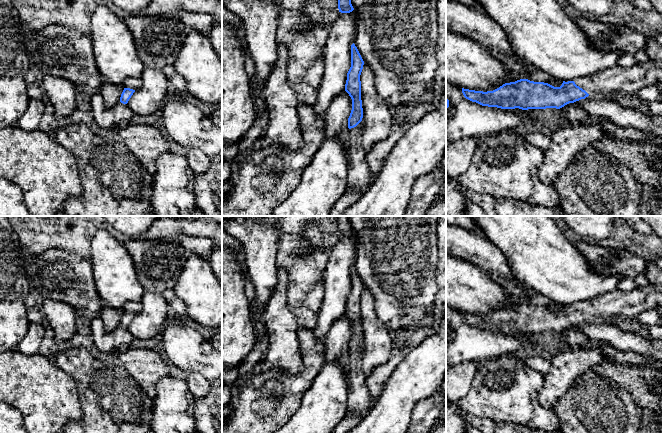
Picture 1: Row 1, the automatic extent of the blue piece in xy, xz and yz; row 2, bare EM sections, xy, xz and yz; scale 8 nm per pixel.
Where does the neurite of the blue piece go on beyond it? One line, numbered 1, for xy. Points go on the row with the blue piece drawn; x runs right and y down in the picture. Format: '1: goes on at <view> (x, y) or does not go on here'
1: goes on at xy (133, 83)

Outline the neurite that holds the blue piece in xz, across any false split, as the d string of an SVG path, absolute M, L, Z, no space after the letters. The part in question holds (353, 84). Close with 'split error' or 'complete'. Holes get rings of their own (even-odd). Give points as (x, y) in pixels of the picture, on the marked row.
M353 43L351 45L351 67L347 73L345 91L352 99L352 110L348 118L347 189L366 189L371 183L370 167L366 160L367 153L361 145L363 133L363 108L361 100L360 75L364 61Z; split error

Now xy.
M129 77L123 82L123 85L125 88L121 94L120 102L127 104L133 93L141 87L142 79Z; split error

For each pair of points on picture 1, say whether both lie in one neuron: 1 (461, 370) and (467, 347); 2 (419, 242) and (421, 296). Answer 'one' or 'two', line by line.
1: two
2: one

